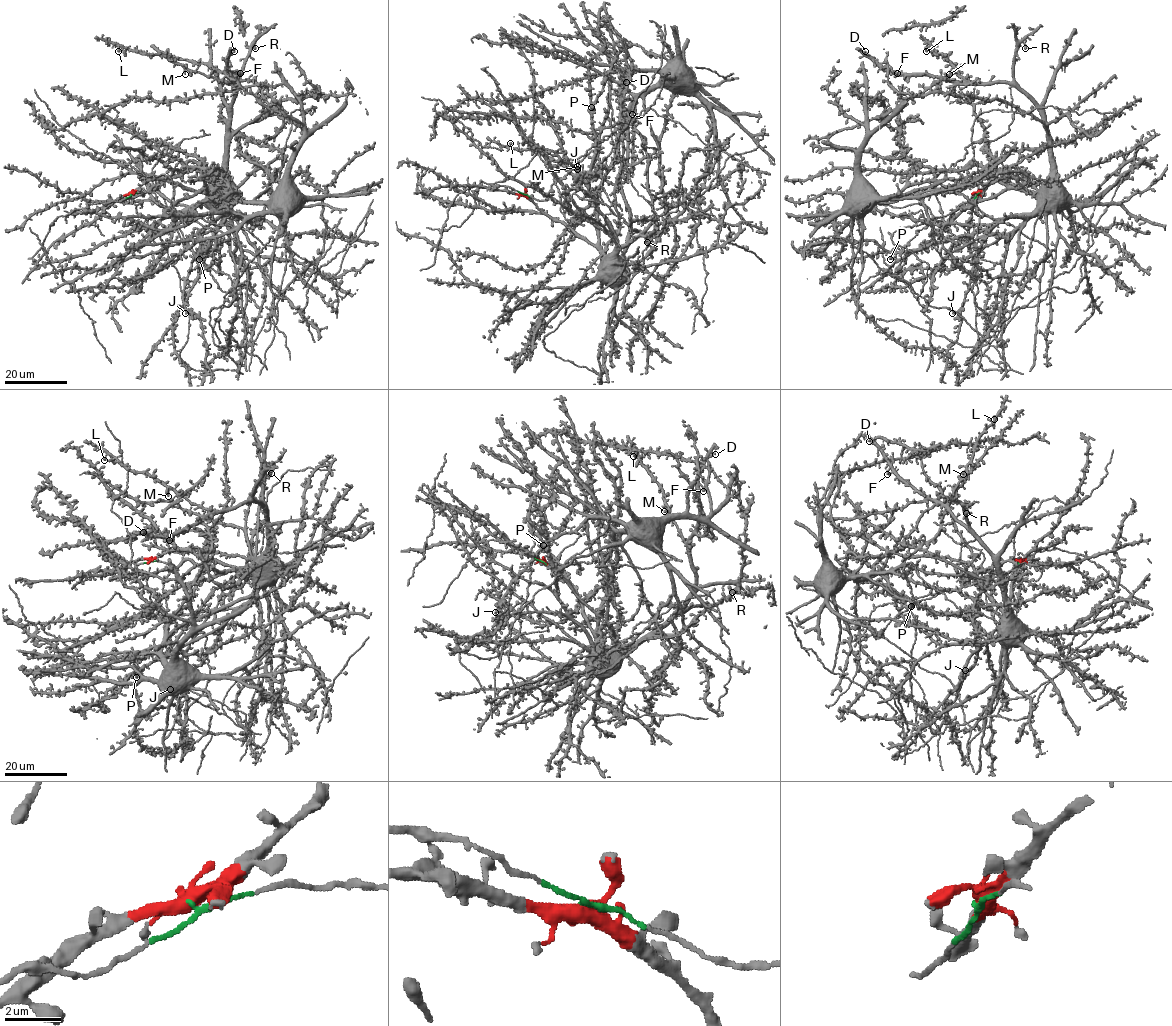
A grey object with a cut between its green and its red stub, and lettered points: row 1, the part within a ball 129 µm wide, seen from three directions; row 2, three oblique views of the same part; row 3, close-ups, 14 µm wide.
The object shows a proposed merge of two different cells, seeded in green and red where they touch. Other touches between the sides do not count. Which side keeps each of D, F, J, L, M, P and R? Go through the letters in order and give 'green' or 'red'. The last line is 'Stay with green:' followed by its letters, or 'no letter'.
D: red
F: red
J: red
L: red
M: red
P: red
R: red
Stay with green: no letter

